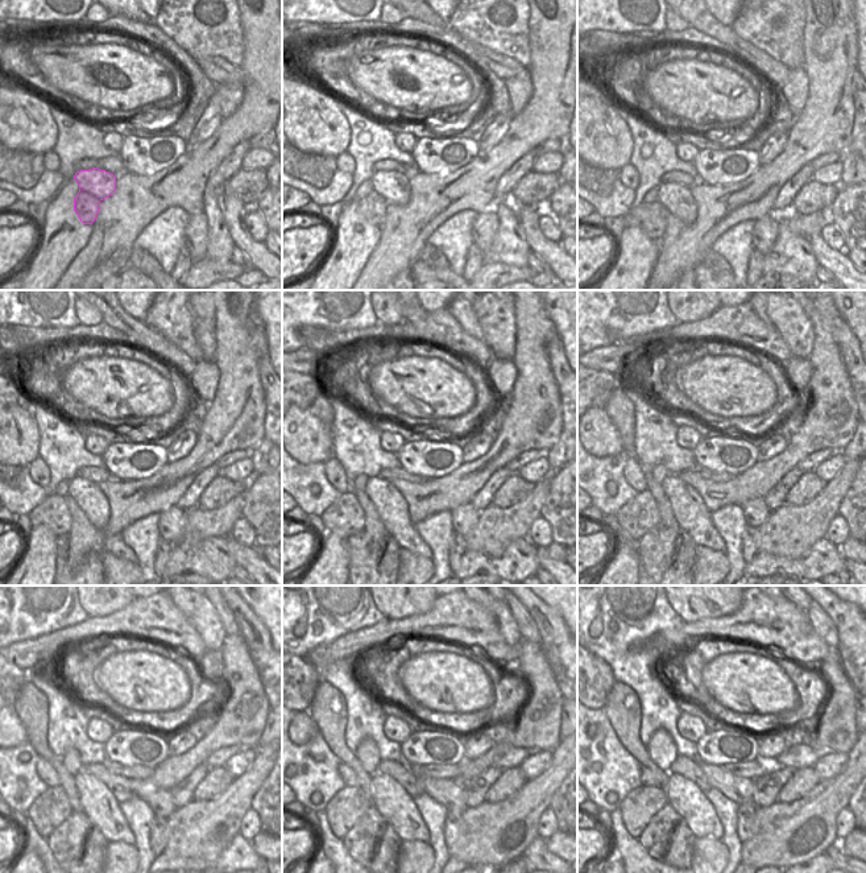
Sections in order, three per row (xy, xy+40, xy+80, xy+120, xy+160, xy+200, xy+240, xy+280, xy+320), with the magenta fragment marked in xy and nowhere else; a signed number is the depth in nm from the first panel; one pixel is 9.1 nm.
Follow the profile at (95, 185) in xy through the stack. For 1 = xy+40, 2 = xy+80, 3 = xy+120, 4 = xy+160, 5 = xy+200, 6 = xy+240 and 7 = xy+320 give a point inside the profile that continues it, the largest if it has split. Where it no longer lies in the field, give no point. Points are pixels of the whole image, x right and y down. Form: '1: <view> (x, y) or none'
1: xy+40 (390, 187)
2: xy+80 (676, 198)
3: xy+120 (88, 496)
4: xy+160 (392, 507)
5: xy+200 (692, 514)
6: xy+240 (99, 805)
7: xy+320 (686, 797)

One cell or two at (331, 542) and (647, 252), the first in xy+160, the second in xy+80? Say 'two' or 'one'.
one

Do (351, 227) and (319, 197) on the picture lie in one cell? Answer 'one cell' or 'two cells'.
two cells

